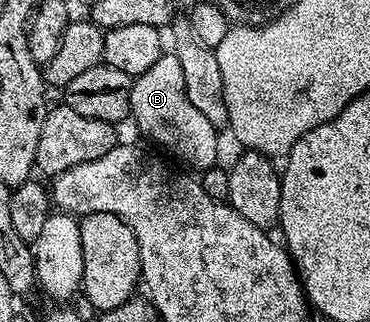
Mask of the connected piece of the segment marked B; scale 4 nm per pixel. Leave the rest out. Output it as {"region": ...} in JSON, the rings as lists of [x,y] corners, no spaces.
{"region":[[[164,52],[148,68],[147,72],[137,75],[130,90],[131,117],[136,120],[142,138],[154,142],[180,161],[196,169],[196,172],[209,170],[217,165],[218,128],[192,105],[184,91],[184,74],[179,58],[172,52]]]}

